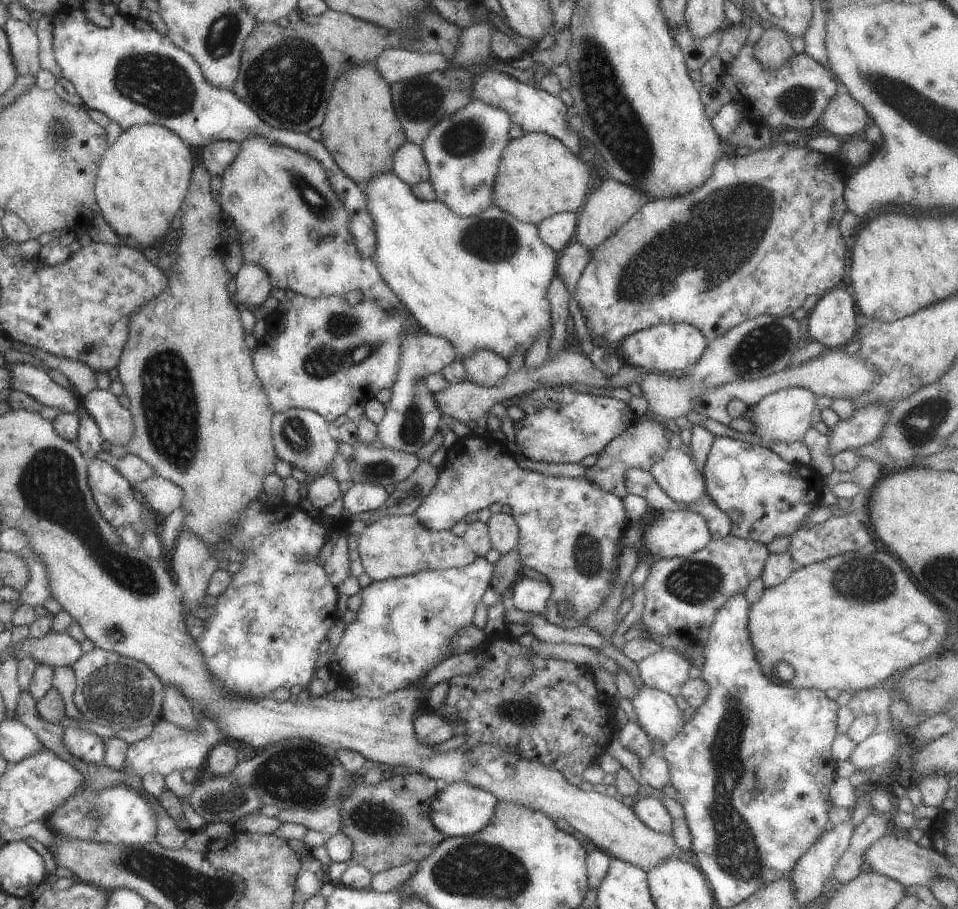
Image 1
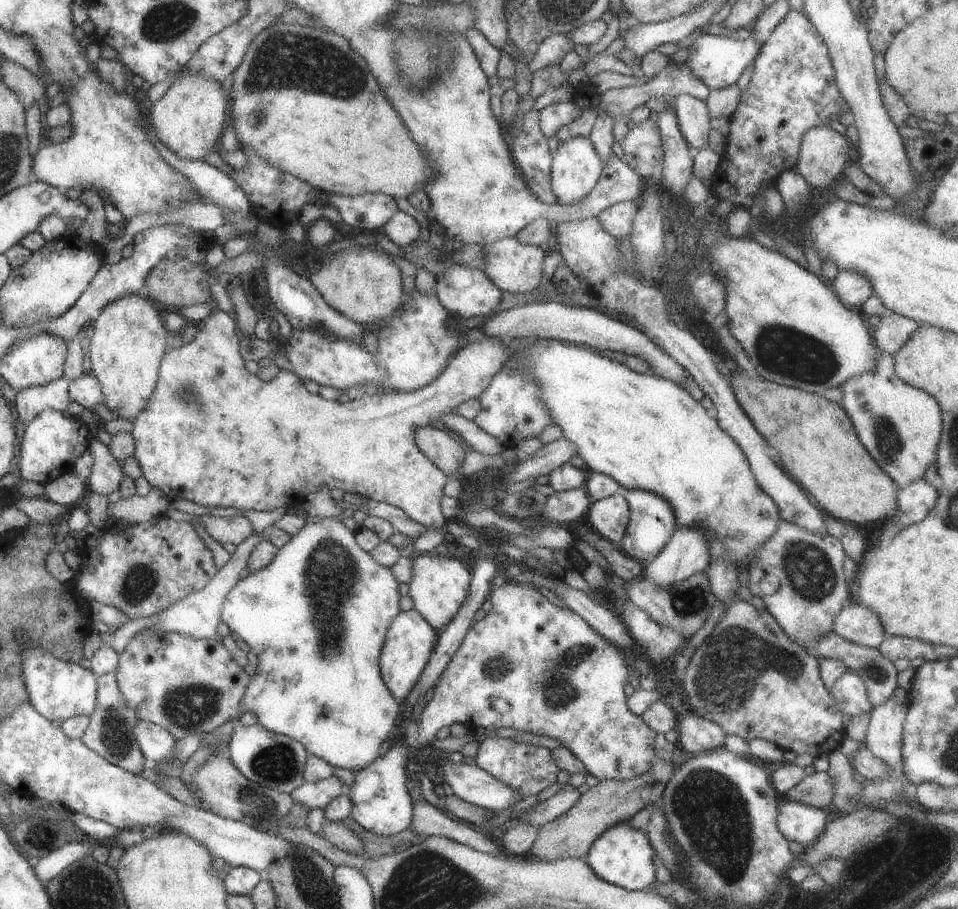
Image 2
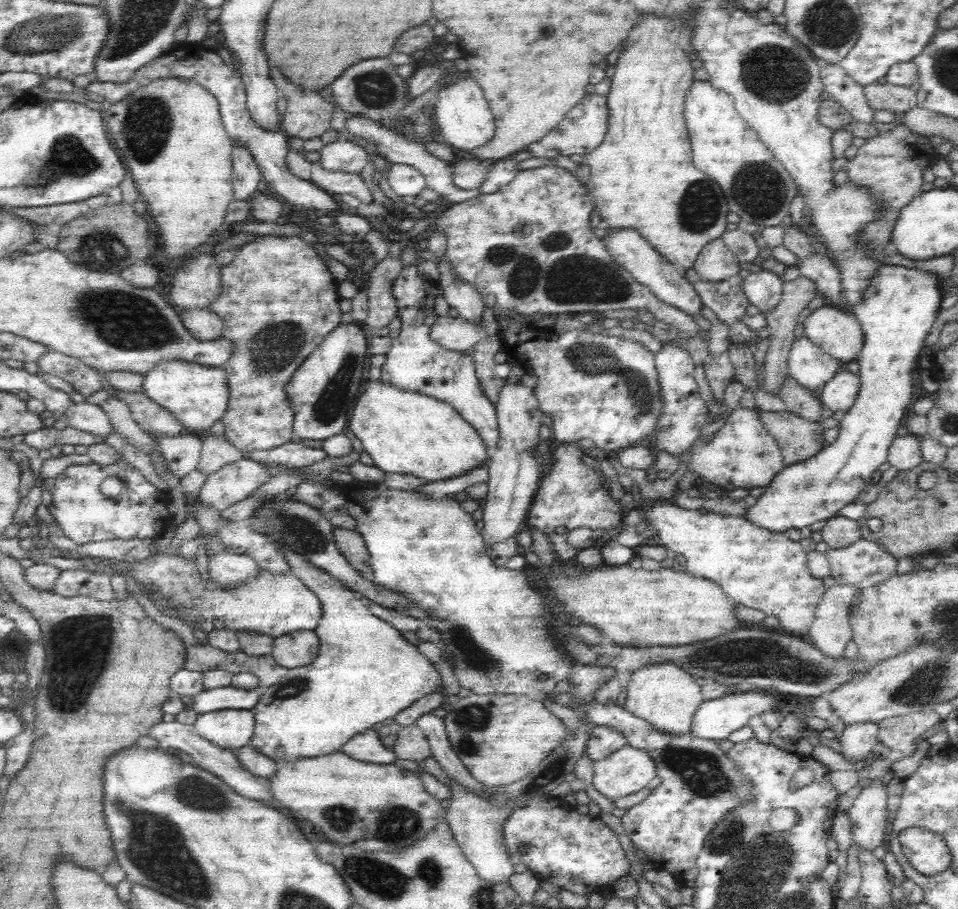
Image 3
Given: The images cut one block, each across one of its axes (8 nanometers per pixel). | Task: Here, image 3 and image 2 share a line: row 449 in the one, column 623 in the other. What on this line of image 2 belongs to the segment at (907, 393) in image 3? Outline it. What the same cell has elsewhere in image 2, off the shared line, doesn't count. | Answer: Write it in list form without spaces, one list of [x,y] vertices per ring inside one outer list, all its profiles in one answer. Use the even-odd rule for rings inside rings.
[[[623,820],[599,834],[584,854],[583,860],[599,880],[625,890],[641,891],[648,889],[648,885],[655,879],[653,861],[655,855],[647,834],[641,828],[635,829],[629,825],[627,820]]]

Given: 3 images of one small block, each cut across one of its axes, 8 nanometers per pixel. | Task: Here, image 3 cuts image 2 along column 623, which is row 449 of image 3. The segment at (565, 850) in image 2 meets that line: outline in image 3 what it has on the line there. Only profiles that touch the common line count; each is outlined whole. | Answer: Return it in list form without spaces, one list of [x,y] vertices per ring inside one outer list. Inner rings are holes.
[[[756,409],[756,411],[760,422],[780,447],[785,466],[812,458],[822,449],[823,438],[821,434],[824,431],[822,425],[808,422],[788,411],[763,411],[760,409]]]

